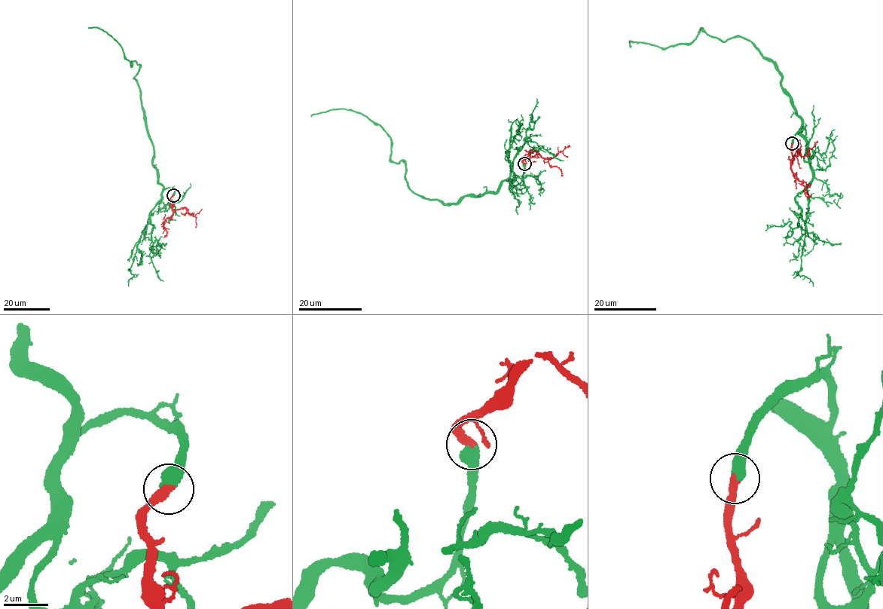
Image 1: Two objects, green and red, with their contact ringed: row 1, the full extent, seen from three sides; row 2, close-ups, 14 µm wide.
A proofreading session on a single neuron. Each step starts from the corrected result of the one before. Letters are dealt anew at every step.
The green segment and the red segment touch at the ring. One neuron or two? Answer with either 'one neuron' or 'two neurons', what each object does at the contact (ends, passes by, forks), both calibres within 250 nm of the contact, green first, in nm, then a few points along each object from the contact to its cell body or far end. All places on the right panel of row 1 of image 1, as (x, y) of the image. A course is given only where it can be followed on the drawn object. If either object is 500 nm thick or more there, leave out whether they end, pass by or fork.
one neuron; 500 nm thick on the green side, 340 nm on the other; green runs (792, 143), (805, 135), (801, 117), (776, 63), (753, 42), (701, 29), (689, 43), (630, 46); red runs (792, 143), (790, 163), (796, 150), (805, 156), (807, 149), (812, 147), (817, 140)

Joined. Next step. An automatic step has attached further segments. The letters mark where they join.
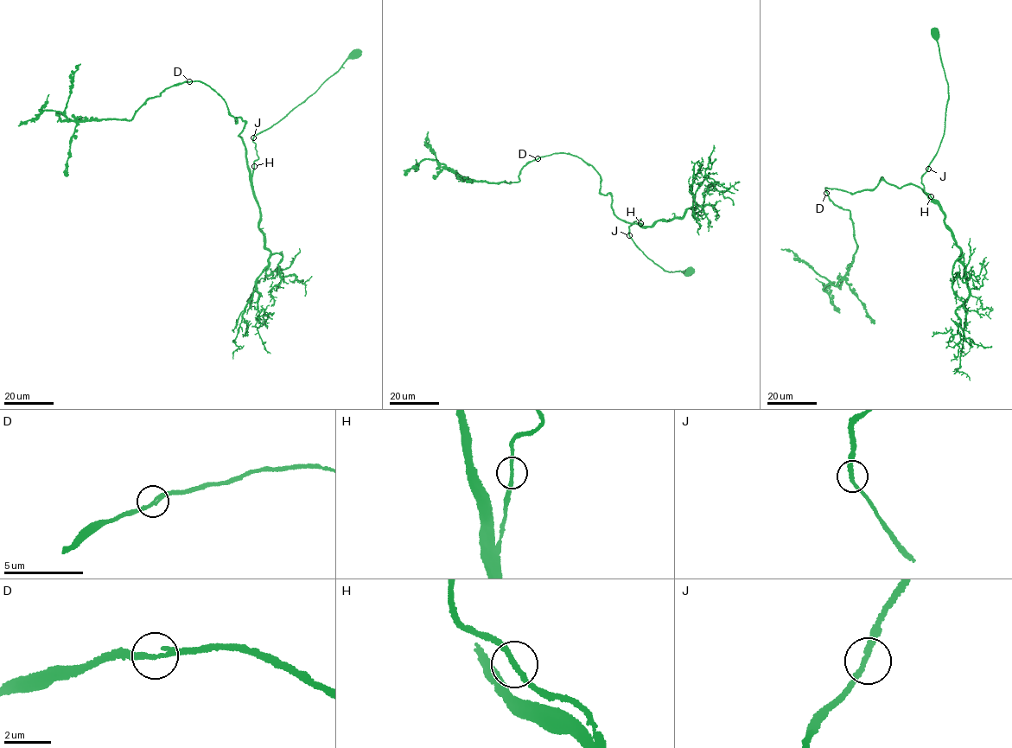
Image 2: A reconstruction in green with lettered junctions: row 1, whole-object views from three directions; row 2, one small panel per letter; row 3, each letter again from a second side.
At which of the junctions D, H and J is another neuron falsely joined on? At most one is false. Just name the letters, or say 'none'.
none

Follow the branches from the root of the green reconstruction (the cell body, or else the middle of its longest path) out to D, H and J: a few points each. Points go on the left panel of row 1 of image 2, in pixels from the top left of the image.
D: (355, 52), (254, 137), (251, 175), (238, 136), (245, 122), (236, 122), (209, 86), (189, 81)
H: (355, 52), (306, 99), (254, 137), (252, 141), (258, 158), (253, 162), (254, 166)
J: (355, 52), (306, 99), (253, 137)

